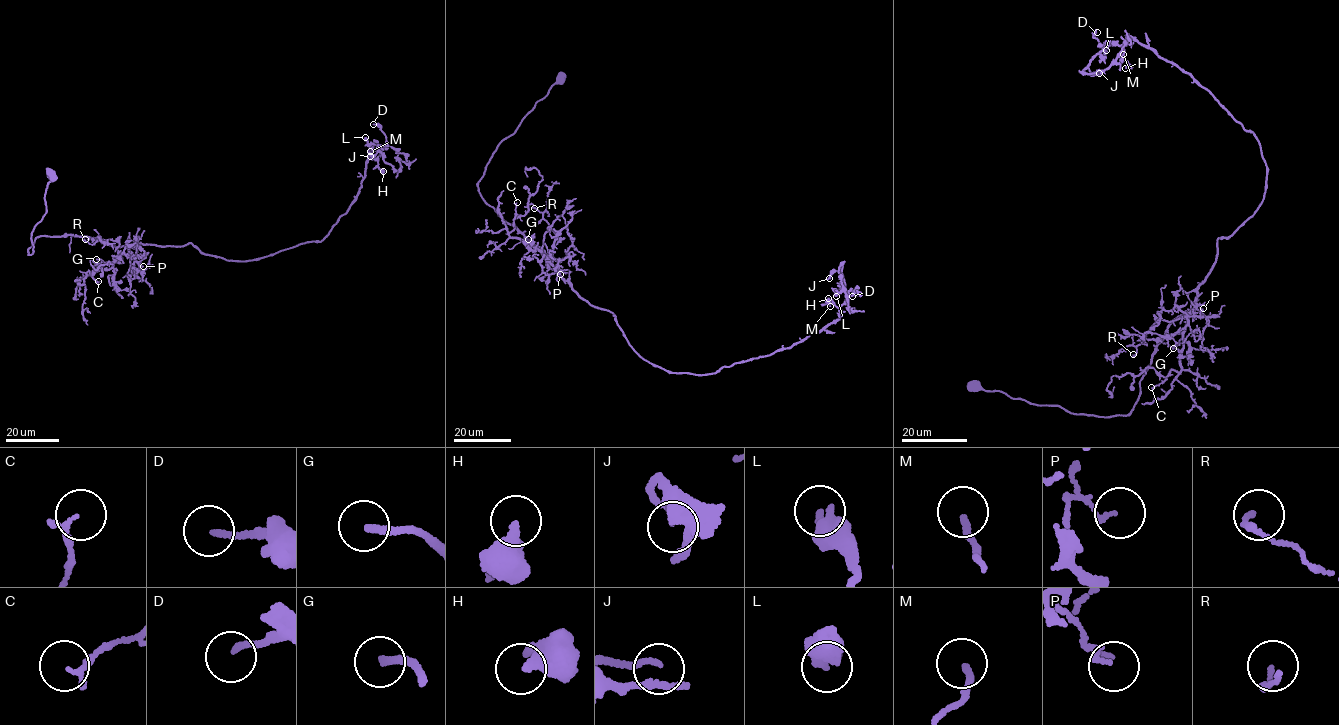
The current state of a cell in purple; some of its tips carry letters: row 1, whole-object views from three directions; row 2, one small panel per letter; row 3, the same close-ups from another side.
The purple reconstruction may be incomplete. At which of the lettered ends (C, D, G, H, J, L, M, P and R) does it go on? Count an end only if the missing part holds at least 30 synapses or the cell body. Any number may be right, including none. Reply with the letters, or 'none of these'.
G

